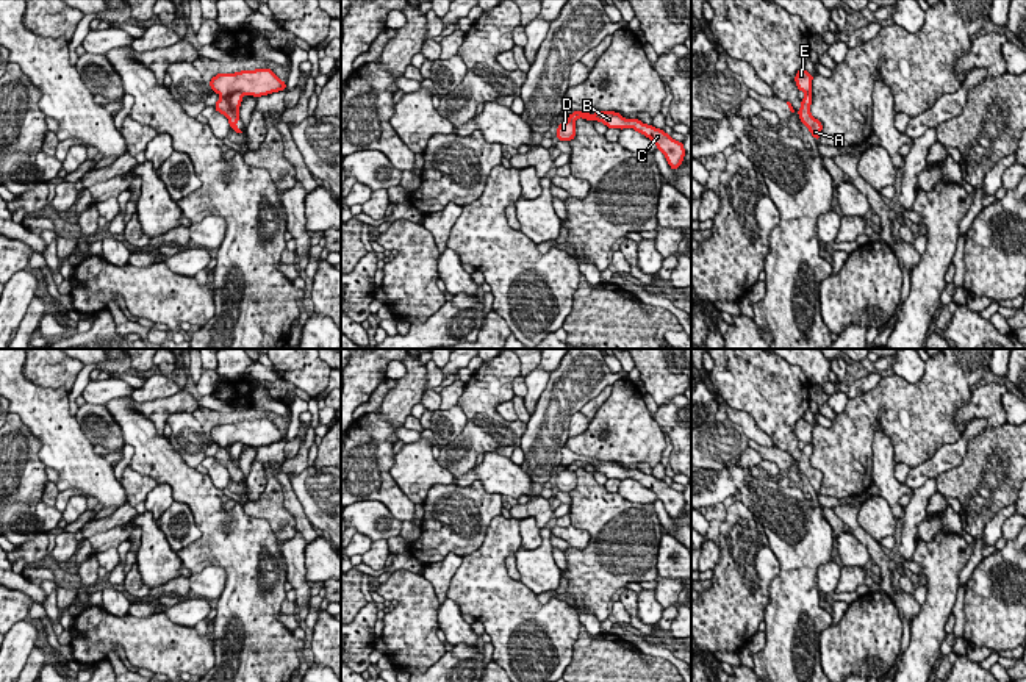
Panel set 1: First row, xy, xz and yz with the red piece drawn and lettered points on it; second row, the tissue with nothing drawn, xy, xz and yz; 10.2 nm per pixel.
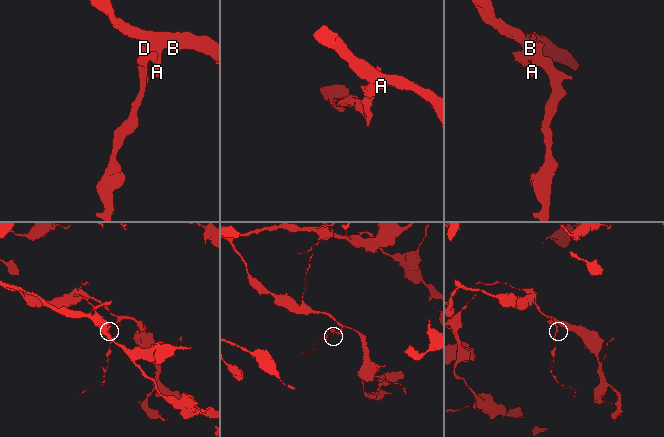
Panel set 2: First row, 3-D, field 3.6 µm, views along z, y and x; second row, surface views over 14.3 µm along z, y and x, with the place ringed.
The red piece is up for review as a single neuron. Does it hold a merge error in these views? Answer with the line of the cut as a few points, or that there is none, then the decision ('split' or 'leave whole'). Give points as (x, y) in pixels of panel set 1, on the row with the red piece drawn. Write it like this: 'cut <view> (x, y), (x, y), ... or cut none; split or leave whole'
cut xy (243, 93), (230, 96); split

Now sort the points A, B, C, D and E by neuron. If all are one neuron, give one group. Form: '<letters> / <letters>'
A D / B C E

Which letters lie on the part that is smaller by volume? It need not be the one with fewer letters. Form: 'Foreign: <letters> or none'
Foreign: A, D

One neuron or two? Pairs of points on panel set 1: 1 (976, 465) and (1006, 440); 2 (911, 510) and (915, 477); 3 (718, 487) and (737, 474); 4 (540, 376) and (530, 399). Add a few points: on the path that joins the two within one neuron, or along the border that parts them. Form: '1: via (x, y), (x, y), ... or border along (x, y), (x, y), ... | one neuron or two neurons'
1: via (984, 457), (992, 446), (998, 446) | one neuron
2: border along (936, 477), (914, 490) | two neurons
3: via (723, 484), (732, 477) | one neuron
4: via (535, 382), (534, 393) | one neuron

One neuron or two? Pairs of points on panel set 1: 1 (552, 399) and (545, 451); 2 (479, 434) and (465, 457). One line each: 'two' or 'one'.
1: one
2: one

